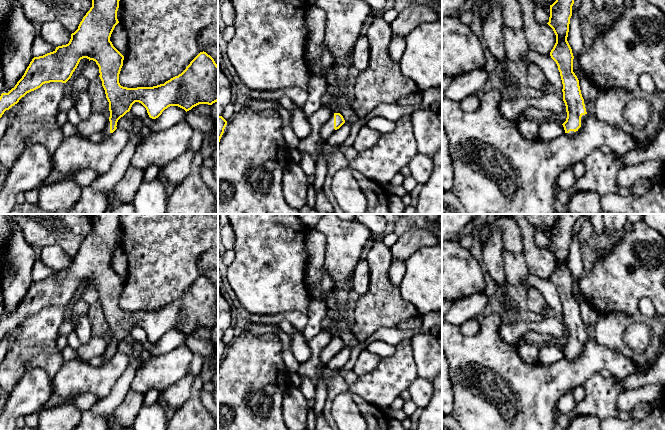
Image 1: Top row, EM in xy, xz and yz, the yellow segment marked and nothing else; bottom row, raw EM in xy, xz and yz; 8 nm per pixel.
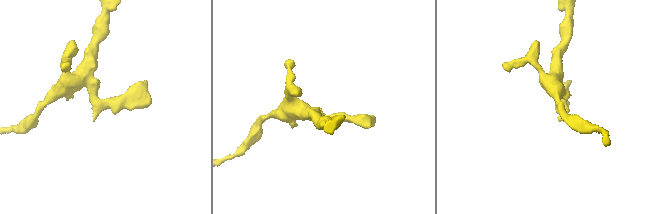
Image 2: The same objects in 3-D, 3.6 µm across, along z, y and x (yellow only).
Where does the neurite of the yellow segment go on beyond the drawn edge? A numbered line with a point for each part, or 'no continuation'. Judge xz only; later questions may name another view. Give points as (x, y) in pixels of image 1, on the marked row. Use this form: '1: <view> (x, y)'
1: xz (327, 129)

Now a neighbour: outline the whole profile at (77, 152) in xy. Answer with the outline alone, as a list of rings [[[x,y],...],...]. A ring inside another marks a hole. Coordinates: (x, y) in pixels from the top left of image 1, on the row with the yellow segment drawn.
[[[117,128],[99,143],[82,135],[64,137],[53,154],[53,169],[66,174],[92,169],[107,173],[129,141],[130,134]]]

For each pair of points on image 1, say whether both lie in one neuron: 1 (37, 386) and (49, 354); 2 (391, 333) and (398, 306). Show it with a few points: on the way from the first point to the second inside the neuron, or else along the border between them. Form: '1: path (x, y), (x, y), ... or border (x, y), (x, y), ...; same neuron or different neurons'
1: border (21, 377), (34, 368), (41, 368), (51, 381); different neurons
2: border (396, 326), (377, 329), (370, 336); different neurons

